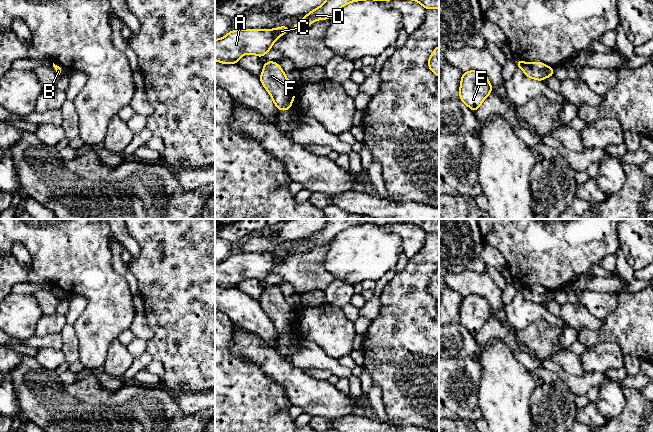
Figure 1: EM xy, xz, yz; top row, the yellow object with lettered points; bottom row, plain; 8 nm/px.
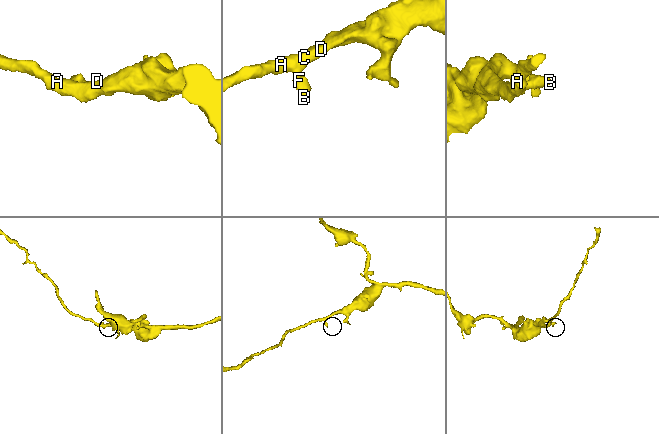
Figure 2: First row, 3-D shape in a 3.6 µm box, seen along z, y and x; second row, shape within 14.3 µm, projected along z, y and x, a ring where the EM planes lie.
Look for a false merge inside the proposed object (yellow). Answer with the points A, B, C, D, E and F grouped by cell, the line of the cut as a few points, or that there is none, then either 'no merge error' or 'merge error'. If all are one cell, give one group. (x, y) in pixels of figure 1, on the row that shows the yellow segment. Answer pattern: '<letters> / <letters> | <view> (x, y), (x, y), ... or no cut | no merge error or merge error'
A B C D E F | no cut | no merge error

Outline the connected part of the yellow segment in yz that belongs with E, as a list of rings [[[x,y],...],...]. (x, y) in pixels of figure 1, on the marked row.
[[[470,70],[464,72],[460,82],[460,100],[475,112],[492,92],[492,85],[487,76]]]

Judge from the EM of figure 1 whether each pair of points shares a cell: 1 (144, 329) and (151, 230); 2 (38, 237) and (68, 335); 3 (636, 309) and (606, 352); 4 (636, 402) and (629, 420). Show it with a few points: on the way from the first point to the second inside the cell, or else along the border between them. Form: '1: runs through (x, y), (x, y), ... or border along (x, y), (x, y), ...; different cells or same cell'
1: border along (144, 311), (146, 322), (153, 333), (150, 339); different cells
2: border along (72, 325), (78, 340), (78, 348); different cells
3: border along (589, 346), (601, 342), (615, 342), (627, 357); different cells
4: runs through (636, 406), (633, 416); same cell

